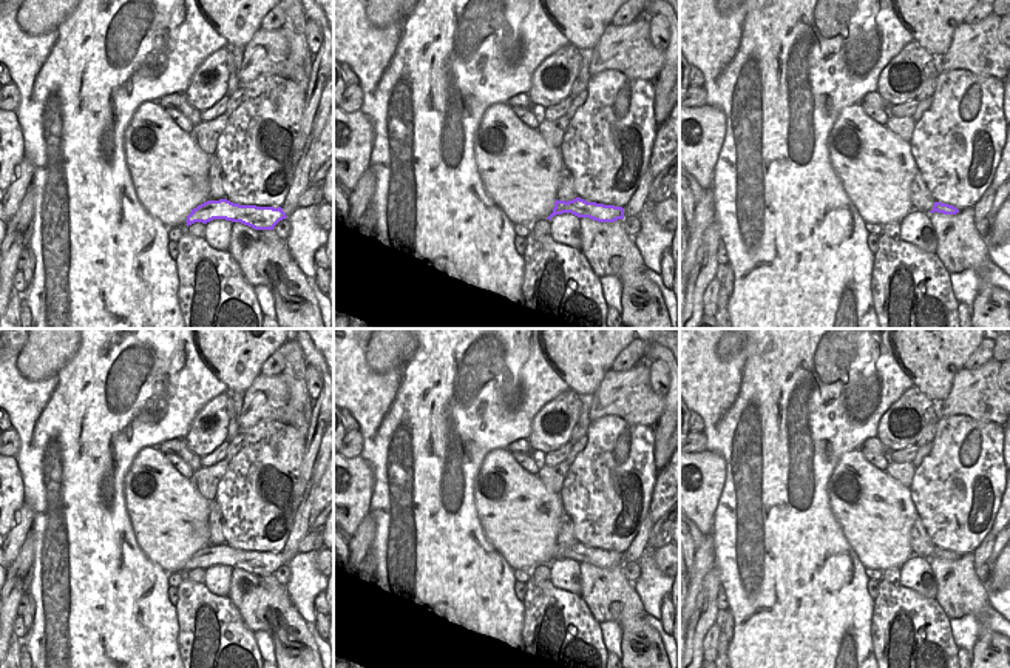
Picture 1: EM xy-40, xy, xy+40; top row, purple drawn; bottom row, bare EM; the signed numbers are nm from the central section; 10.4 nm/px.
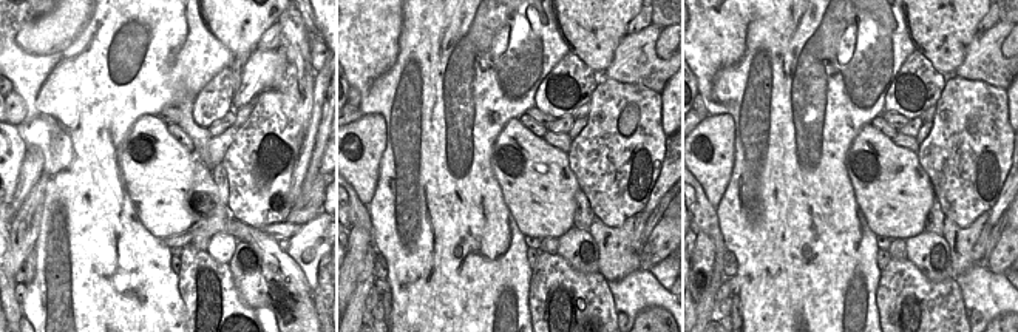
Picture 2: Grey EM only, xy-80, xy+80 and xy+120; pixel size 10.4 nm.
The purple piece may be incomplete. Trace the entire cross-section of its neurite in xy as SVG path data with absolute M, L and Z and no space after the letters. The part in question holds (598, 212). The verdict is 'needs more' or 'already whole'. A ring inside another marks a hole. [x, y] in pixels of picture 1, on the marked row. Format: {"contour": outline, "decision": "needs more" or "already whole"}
{"contour": "M581 197L568 202L556 199L553 213L547 219L551 221L553 216L562 213L571 213L578 218L590 218L598 222L615 222L618 219L624 219L622 207L587 202Z", "decision": "already whole"}

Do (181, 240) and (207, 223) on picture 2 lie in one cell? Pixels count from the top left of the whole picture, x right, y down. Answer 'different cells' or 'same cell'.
same cell

